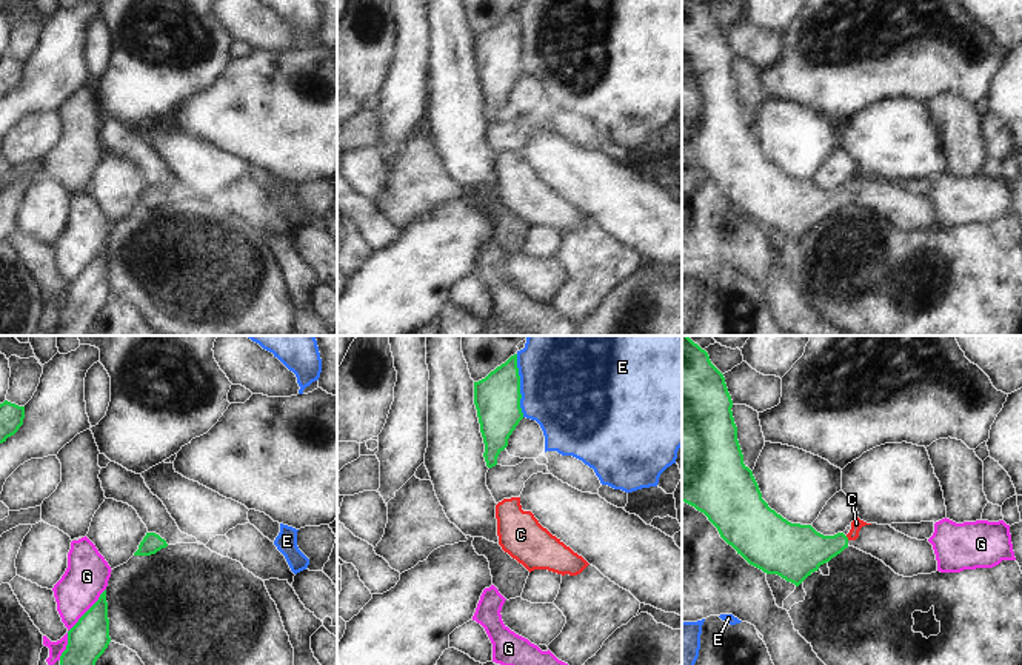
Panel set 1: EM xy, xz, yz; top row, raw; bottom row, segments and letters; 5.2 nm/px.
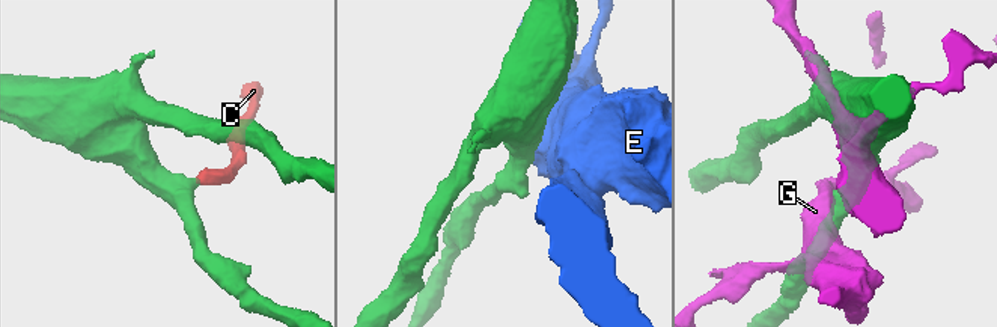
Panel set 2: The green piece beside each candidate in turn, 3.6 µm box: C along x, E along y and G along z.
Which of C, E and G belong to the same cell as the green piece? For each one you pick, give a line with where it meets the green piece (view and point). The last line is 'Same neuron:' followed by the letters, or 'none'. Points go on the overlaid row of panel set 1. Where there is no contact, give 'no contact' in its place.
C: yz (847, 538)
Same neuron: C

